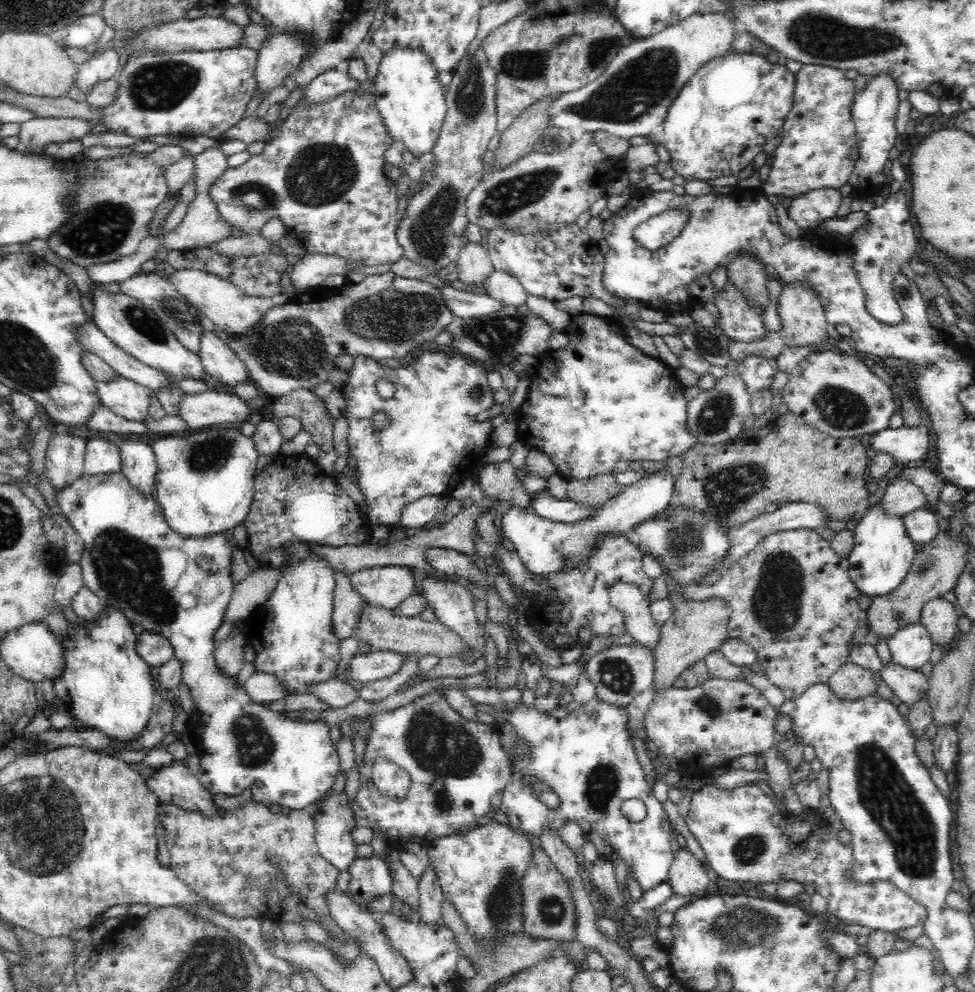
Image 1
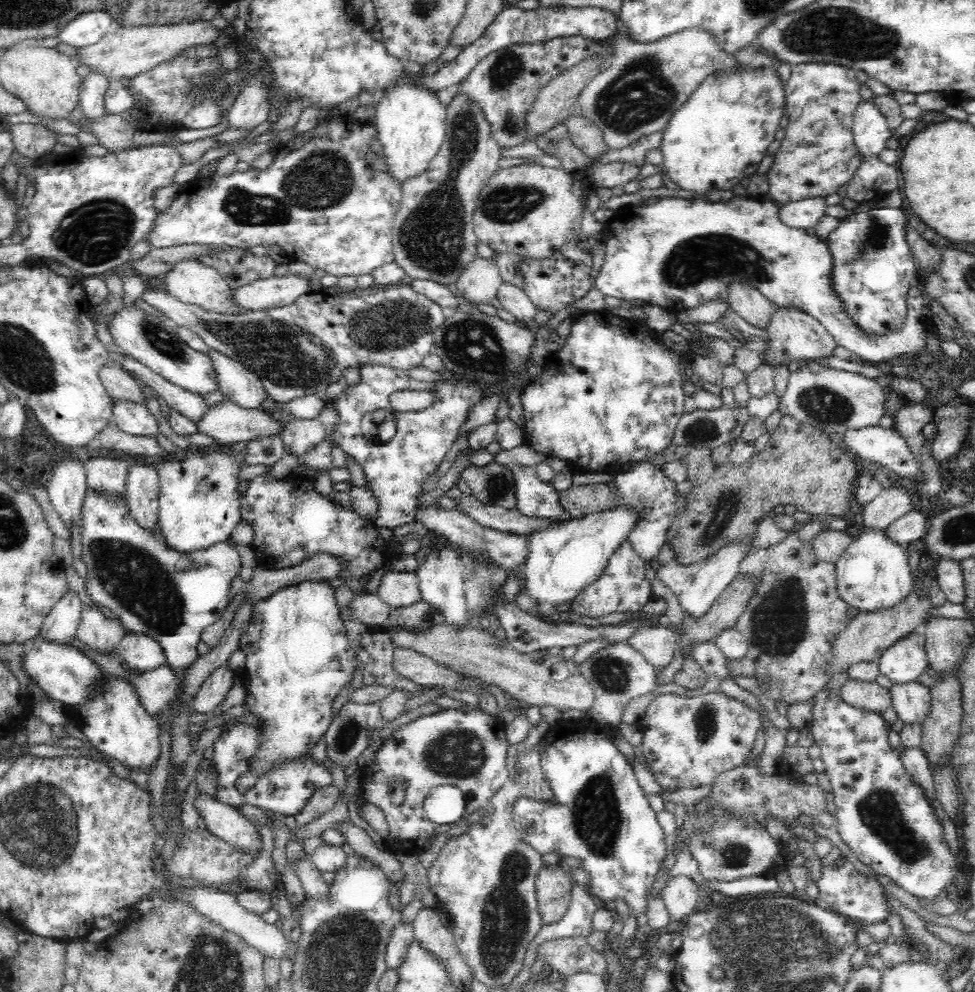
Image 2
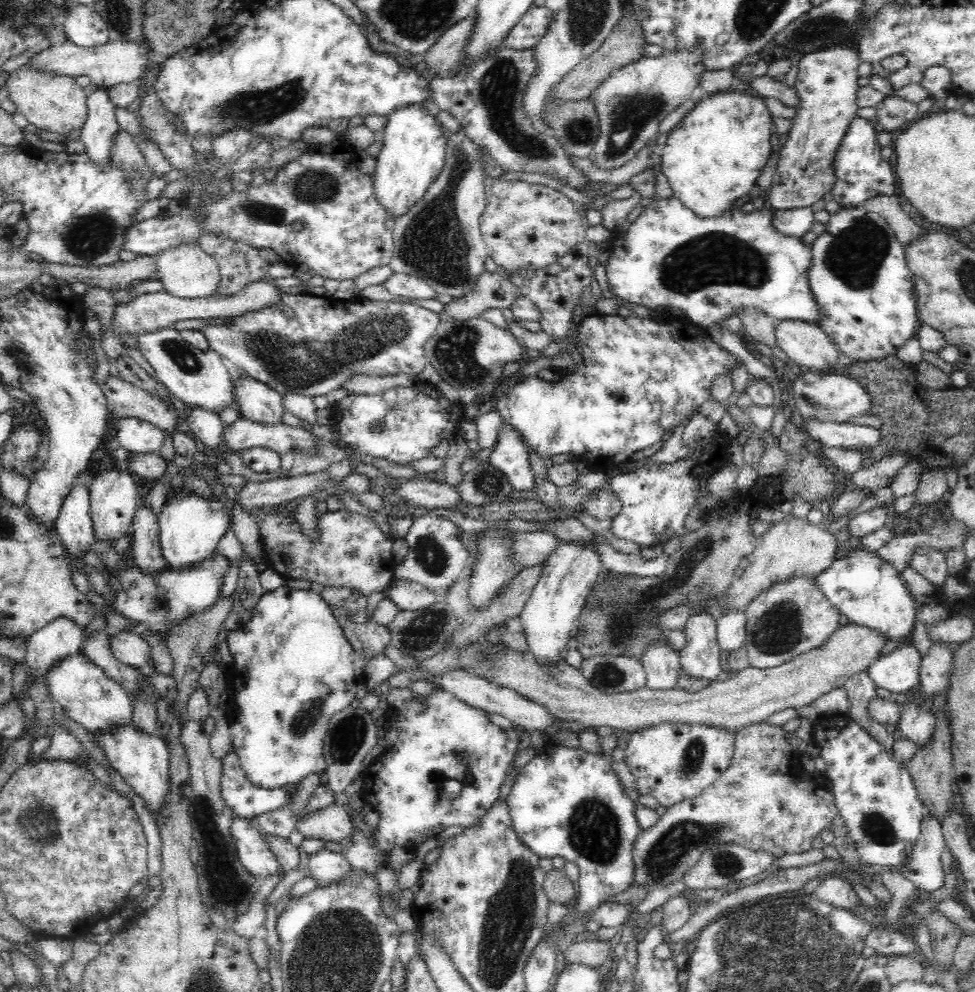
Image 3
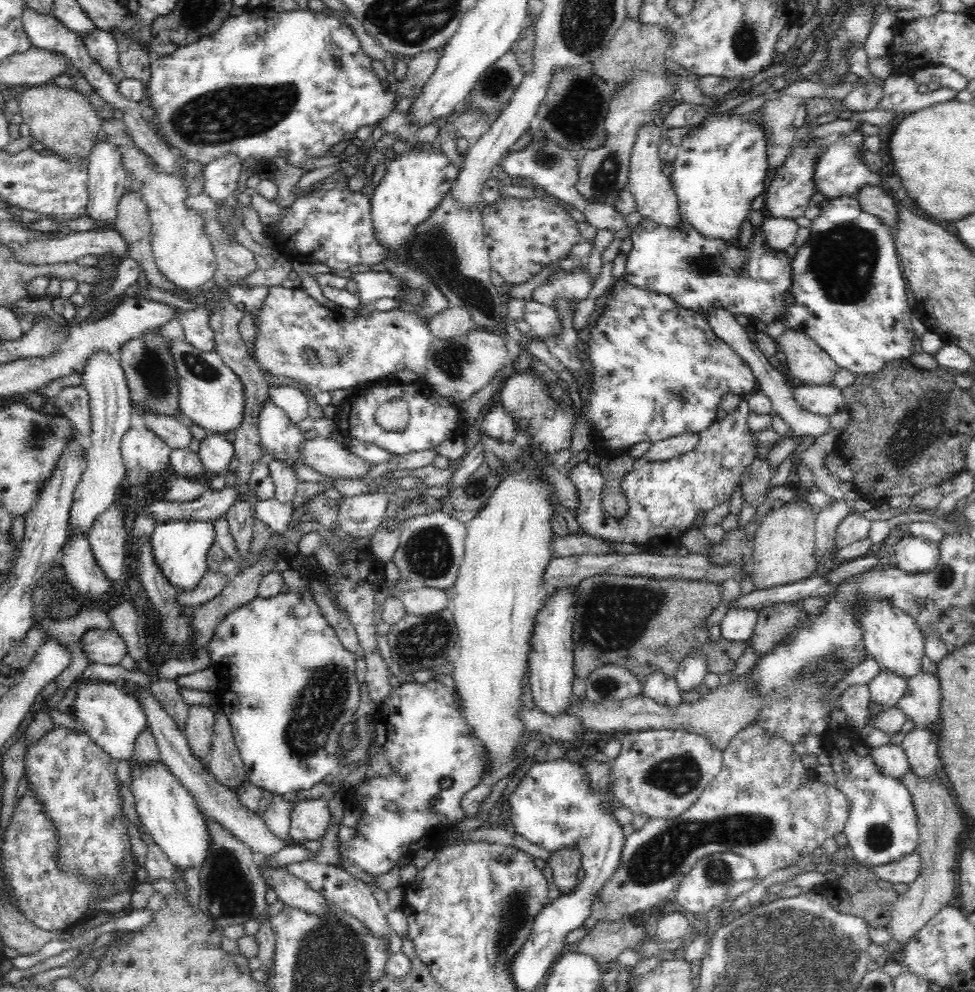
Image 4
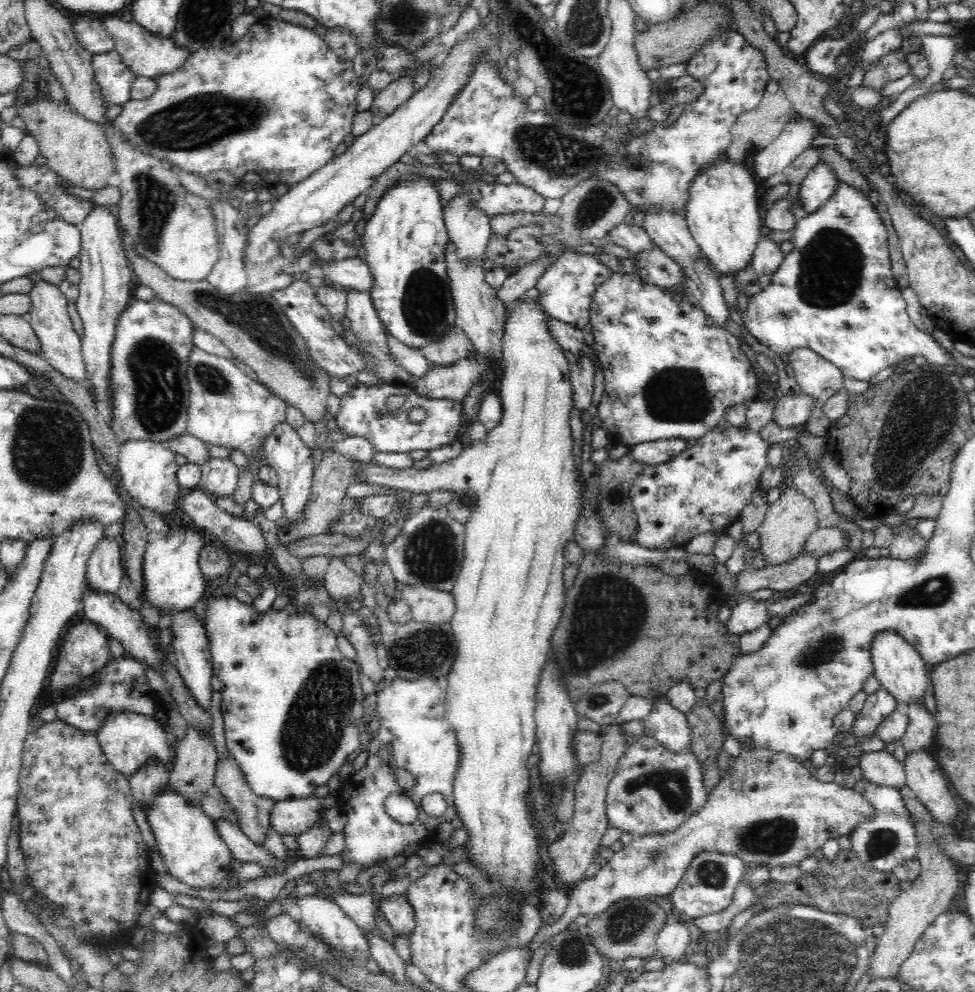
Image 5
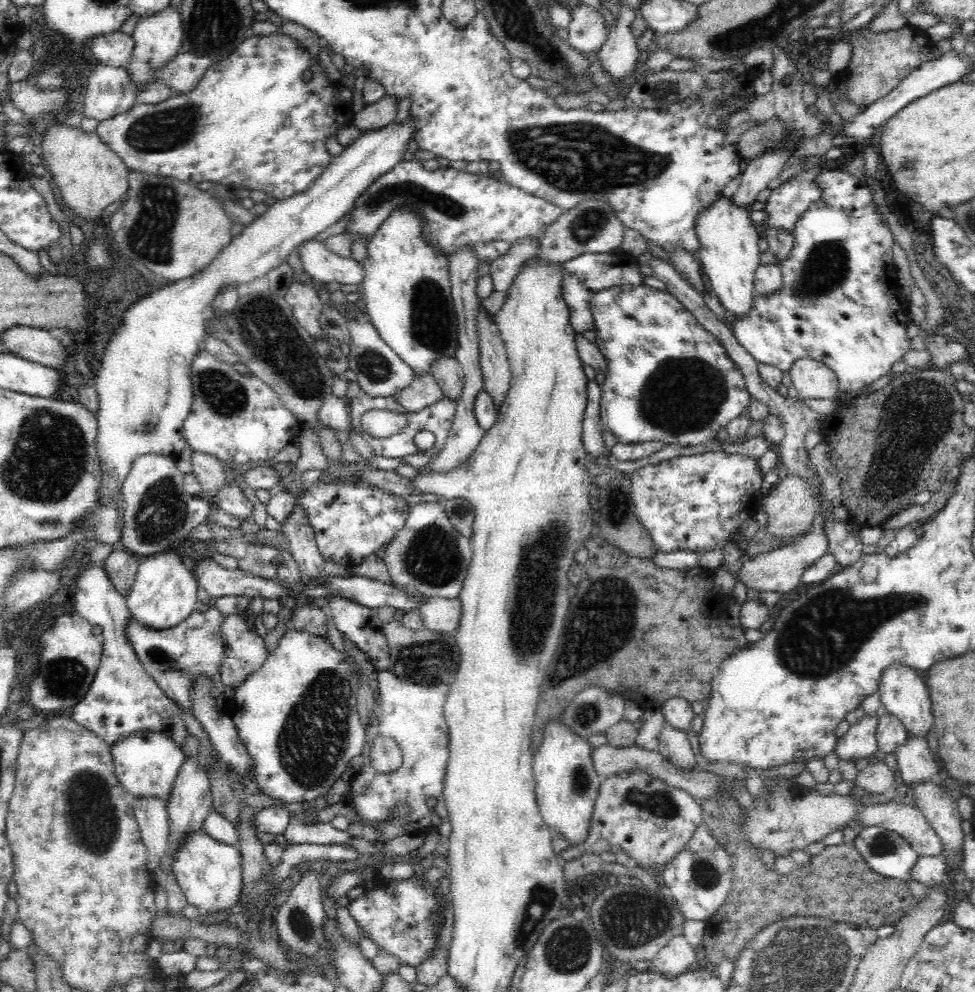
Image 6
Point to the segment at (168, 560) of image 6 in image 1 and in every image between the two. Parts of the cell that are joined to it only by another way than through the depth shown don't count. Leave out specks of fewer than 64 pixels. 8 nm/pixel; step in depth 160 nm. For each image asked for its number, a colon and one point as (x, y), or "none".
1: (204, 485)
2: (199, 502)
3: (189, 529)
4: (179, 547)
5: (173, 582)

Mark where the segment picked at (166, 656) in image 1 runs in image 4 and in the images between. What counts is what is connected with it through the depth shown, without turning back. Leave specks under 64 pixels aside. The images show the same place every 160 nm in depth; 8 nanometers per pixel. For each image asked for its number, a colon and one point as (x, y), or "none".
2: (139, 652)
3: (128, 647)
4: (103, 647)

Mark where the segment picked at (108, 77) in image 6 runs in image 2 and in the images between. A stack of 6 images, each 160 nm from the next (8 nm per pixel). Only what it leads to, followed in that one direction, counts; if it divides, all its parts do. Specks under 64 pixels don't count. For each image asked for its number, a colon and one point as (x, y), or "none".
2: (87, 29)
3: (83, 26)
4: (103, 47)
5: (115, 79)

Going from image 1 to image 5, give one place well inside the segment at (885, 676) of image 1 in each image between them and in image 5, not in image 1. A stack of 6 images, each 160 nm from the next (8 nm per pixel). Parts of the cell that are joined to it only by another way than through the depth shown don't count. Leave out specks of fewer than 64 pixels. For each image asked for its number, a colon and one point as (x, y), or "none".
2: (912, 701)
3: (917, 724)
4: (921, 746)
5: (922, 776)

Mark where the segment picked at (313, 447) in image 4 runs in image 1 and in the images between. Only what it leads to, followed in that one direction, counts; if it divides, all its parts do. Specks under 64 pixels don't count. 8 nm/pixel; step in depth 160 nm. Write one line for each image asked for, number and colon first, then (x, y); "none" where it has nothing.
1: (209, 409)
2: (228, 423)
3: (243, 434)

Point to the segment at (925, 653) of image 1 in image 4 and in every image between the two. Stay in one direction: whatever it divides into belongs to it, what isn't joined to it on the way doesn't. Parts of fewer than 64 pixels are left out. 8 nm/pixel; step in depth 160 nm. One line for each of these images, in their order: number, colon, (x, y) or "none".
2: (905, 660)
3: (897, 671)
4: (886, 689)

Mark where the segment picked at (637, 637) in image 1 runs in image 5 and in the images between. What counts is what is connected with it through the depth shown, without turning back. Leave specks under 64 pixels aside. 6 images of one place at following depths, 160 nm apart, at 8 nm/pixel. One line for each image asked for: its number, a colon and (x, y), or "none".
2: (658, 644)
3: (660, 663)
4: (658, 687)
5: (669, 726)

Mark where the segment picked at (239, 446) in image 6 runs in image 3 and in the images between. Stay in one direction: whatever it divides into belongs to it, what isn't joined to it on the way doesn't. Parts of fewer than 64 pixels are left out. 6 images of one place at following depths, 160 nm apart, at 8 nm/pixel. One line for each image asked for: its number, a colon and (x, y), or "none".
3: (198, 379)
4: (211, 396)
5: (228, 409)

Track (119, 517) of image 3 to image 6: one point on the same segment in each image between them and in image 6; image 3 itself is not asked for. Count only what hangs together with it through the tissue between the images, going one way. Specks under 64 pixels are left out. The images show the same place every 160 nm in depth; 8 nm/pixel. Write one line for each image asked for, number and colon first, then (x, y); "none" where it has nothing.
4: (107, 537)
5: (103, 573)
6: (122, 699)

